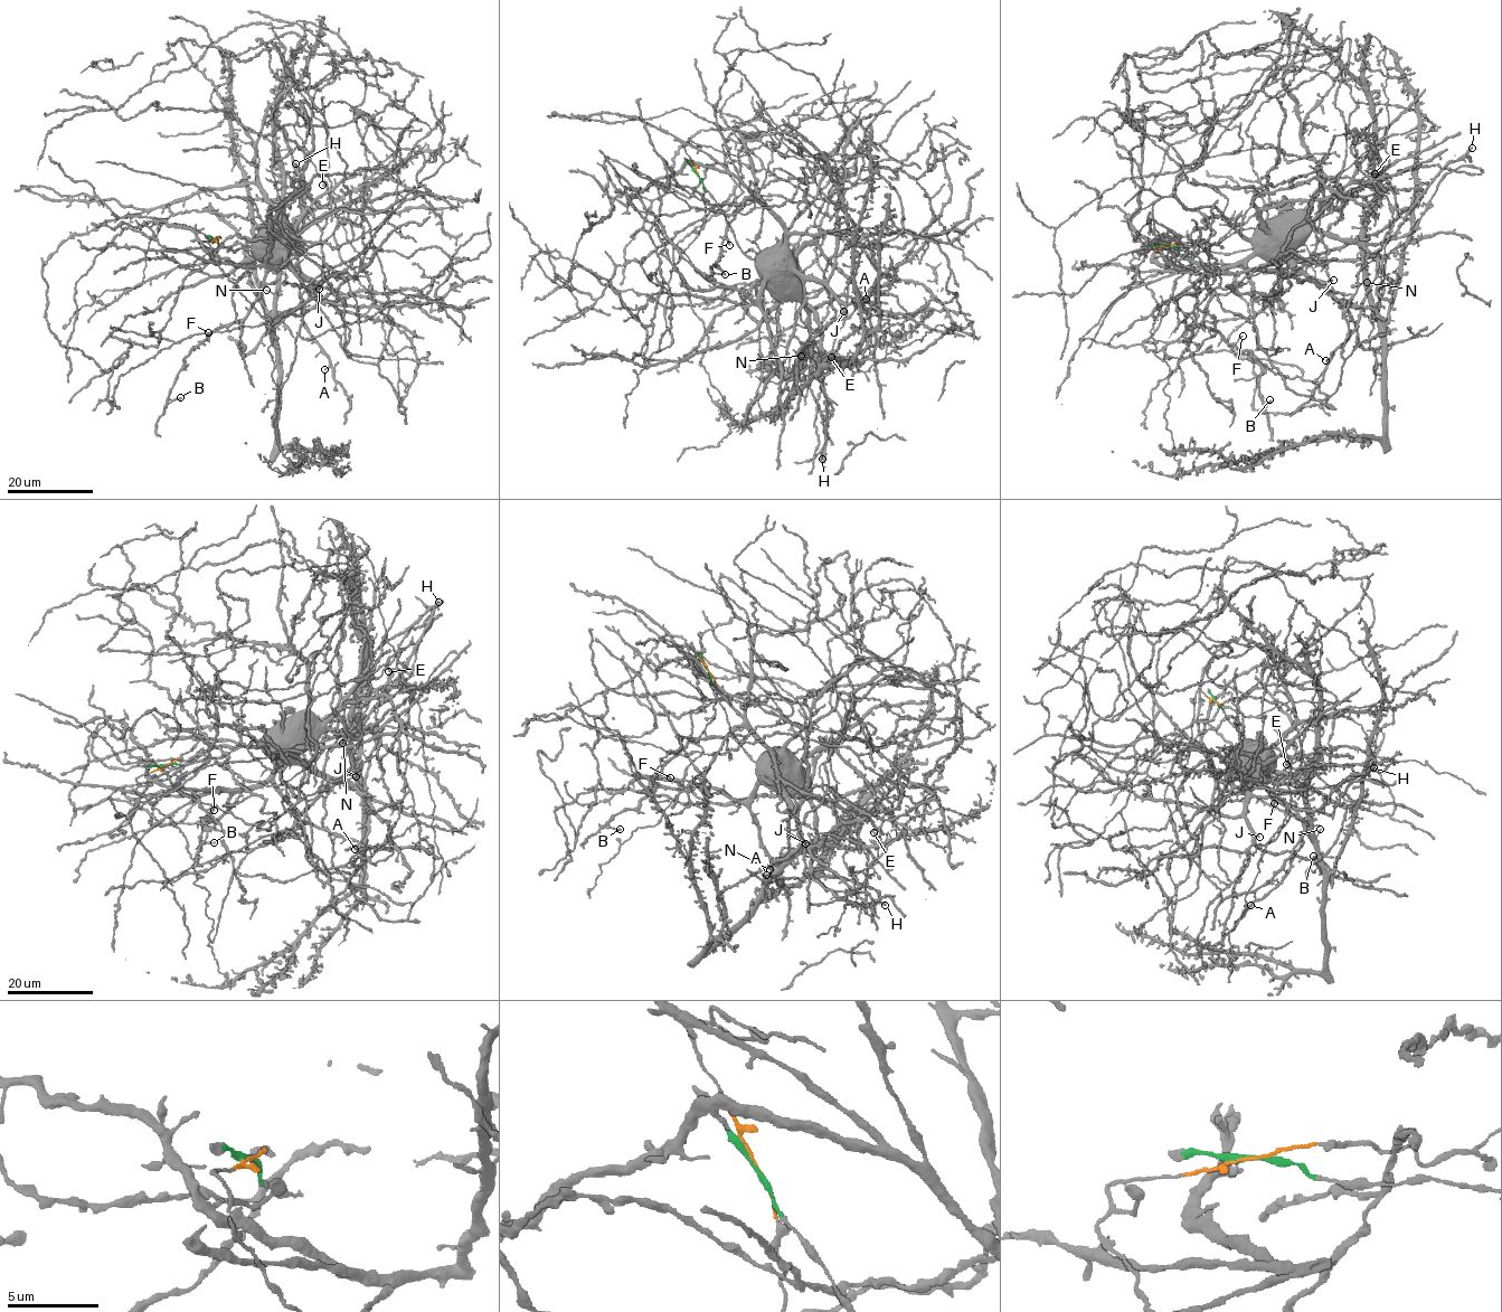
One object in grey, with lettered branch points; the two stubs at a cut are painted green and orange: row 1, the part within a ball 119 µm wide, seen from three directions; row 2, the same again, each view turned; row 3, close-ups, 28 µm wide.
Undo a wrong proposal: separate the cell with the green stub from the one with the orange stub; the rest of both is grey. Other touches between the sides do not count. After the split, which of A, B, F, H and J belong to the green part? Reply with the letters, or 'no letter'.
A, B, F, H, J

